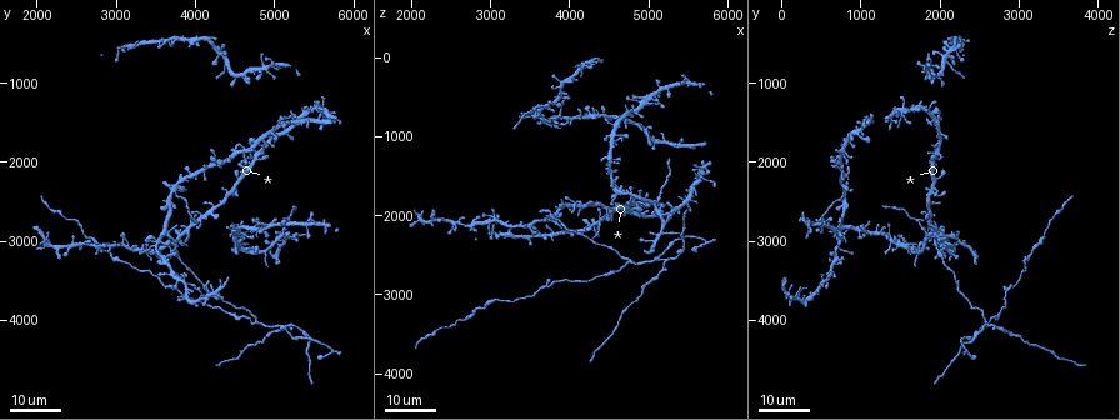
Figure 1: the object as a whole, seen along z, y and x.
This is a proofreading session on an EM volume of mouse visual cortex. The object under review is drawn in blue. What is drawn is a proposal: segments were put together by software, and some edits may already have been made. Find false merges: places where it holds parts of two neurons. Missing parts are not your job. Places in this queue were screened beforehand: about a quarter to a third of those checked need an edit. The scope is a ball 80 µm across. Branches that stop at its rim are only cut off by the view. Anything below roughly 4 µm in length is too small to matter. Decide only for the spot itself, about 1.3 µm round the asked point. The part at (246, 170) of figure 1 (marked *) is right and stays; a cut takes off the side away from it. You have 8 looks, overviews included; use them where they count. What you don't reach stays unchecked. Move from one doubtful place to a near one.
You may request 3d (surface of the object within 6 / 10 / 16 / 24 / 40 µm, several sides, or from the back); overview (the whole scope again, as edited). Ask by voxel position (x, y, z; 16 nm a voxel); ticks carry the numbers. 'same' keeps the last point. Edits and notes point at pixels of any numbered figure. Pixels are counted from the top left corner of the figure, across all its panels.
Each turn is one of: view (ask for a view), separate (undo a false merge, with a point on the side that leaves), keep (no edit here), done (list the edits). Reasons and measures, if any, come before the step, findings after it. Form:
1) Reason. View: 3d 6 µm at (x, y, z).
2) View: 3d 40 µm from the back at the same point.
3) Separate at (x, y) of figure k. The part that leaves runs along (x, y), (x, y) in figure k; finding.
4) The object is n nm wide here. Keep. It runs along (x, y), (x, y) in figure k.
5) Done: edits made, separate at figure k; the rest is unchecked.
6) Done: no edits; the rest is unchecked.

Three arms meet. View: 3d 16 µm at (4750, 4000, 2600).

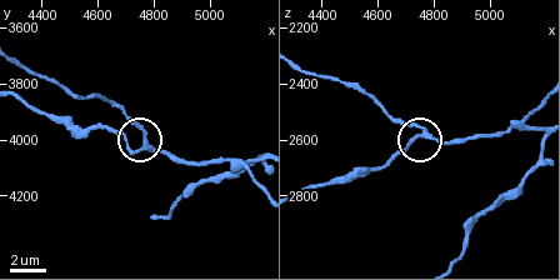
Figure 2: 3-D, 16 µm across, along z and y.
Closer look. View: 3d 6 µm at (4760, 4030, 2590).

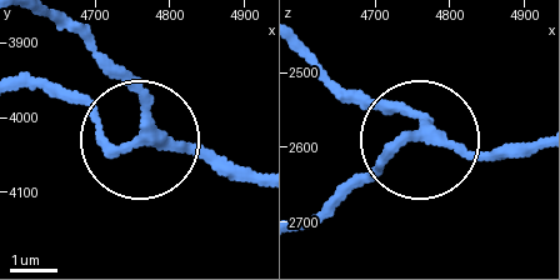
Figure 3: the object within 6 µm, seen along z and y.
3 arms meet here. Keep. It runs along (66, 28), (126, 88), (141, 131), (254, 171) in figure 3; one neuron here.

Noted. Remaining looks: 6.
Sudden change in width. View: 3d 24 µm at (4300, 3600, 50).

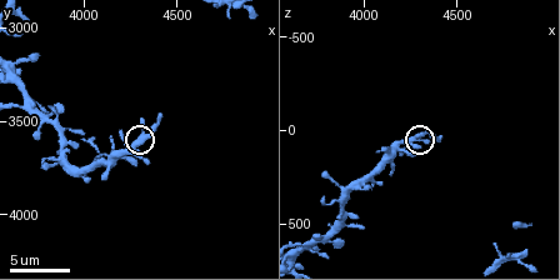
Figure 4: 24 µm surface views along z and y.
View: 3d 10 µm at (4320, 3580, 0).

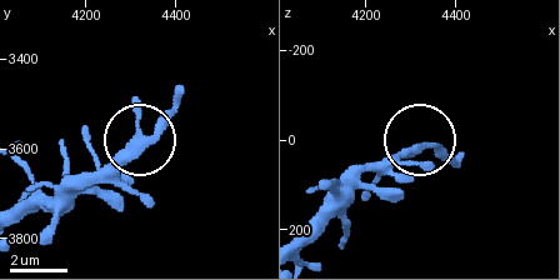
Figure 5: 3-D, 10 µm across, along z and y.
The object is 280 nm wide here. Keep. It runs along (20, 211), (49, 206), (85, 176), (120, 166), (175, 98) in figure 5; one neuron here.

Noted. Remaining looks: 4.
Thick turns thin. View: 3d 24 µm at (2950, 3150, 3150).

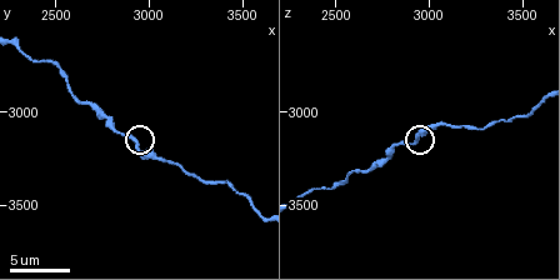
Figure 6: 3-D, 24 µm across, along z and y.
View: 3d 6 µm at (2920, 3200, 3140).

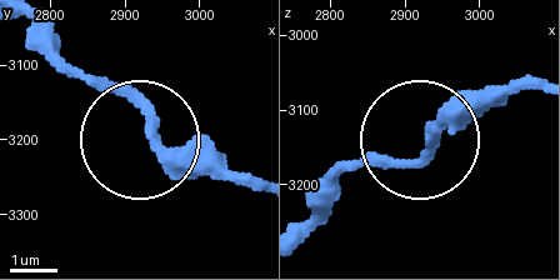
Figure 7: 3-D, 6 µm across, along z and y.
Keep. It runs along (258, 189), (174, 158), (138, 110), (46, 41) in figure 7; one neuron here.

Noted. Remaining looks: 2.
A fork. View: 3d 24 µm at (5150, 4100, 2550).

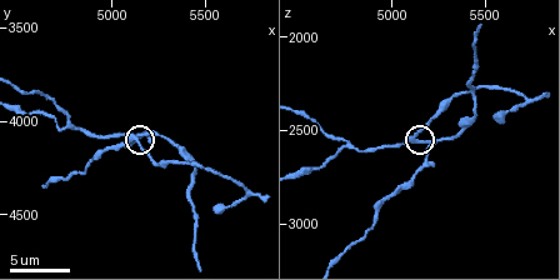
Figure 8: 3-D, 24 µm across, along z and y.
Closer look. View: 3d 6 µm at the same point.

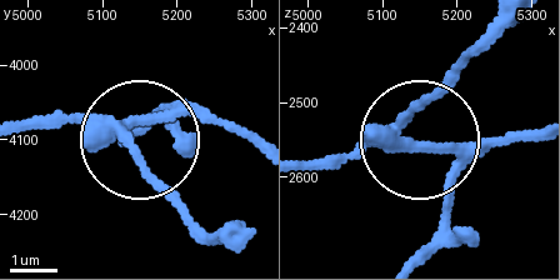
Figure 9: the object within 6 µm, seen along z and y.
The object is 290 nm wide here. Separate at (173, 121) of figure 9. Two neurons meet here.

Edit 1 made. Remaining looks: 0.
Done: edits made, separate at figure 9; the rest is unchecked.

